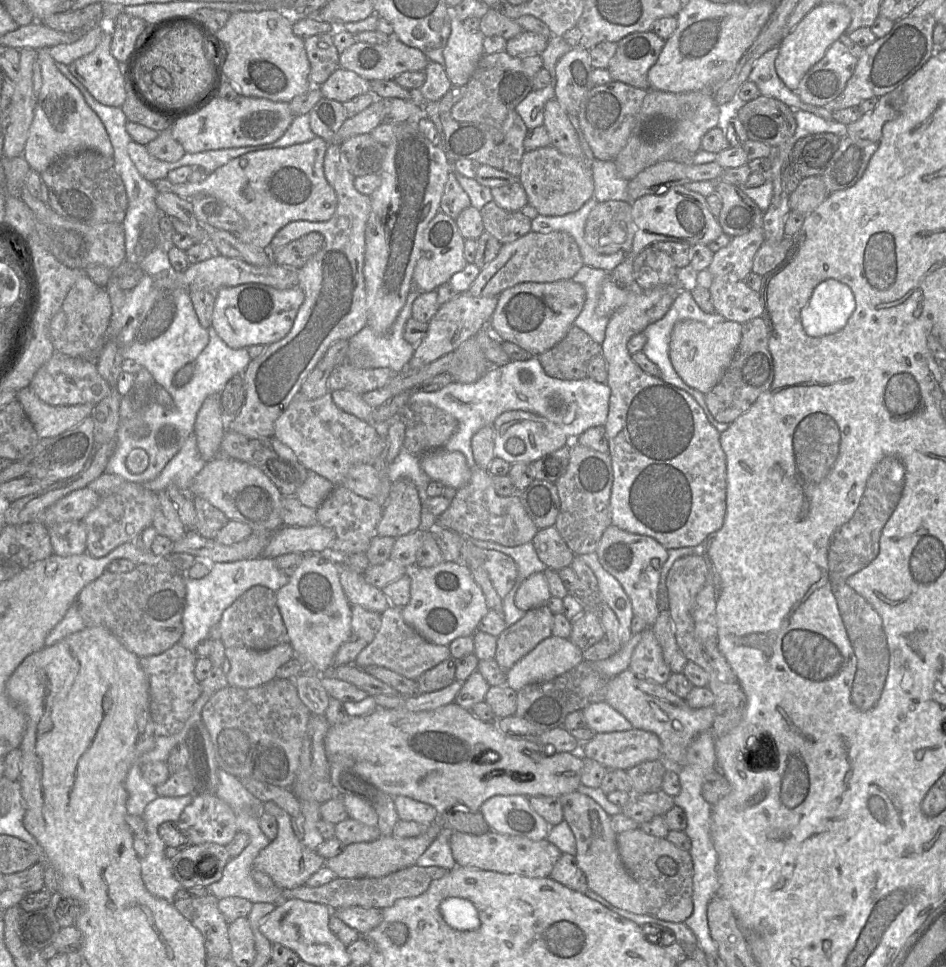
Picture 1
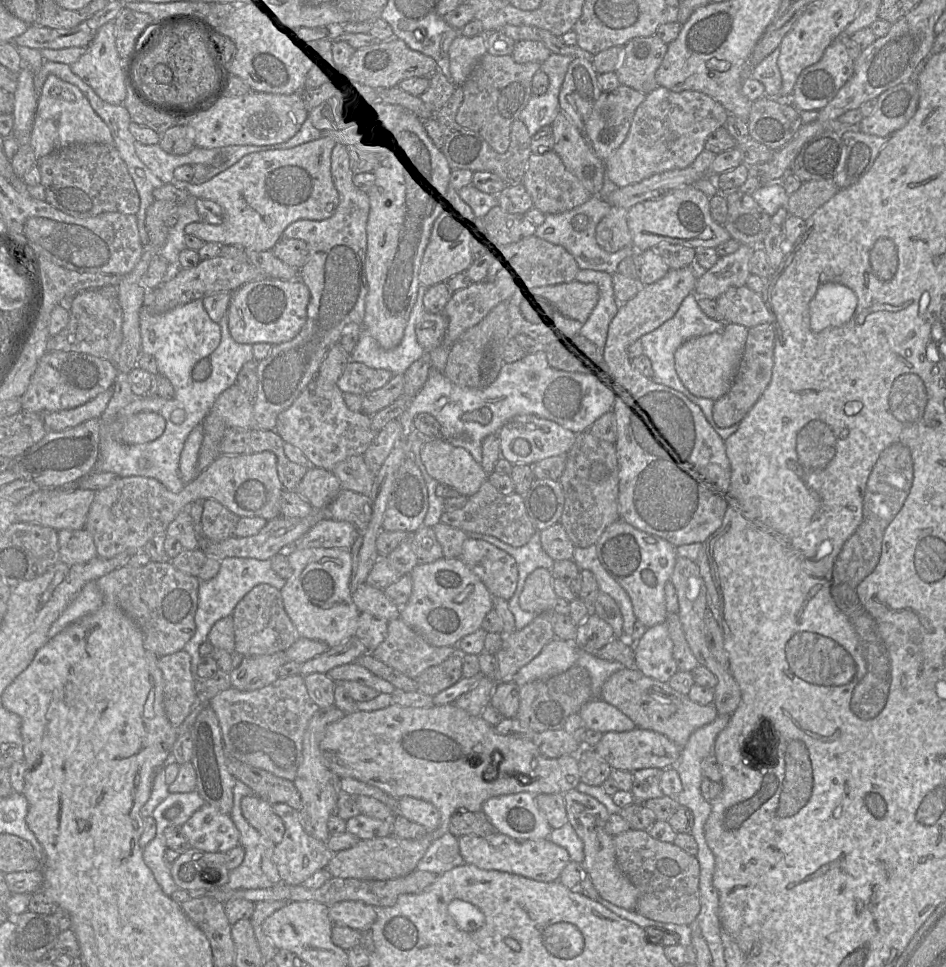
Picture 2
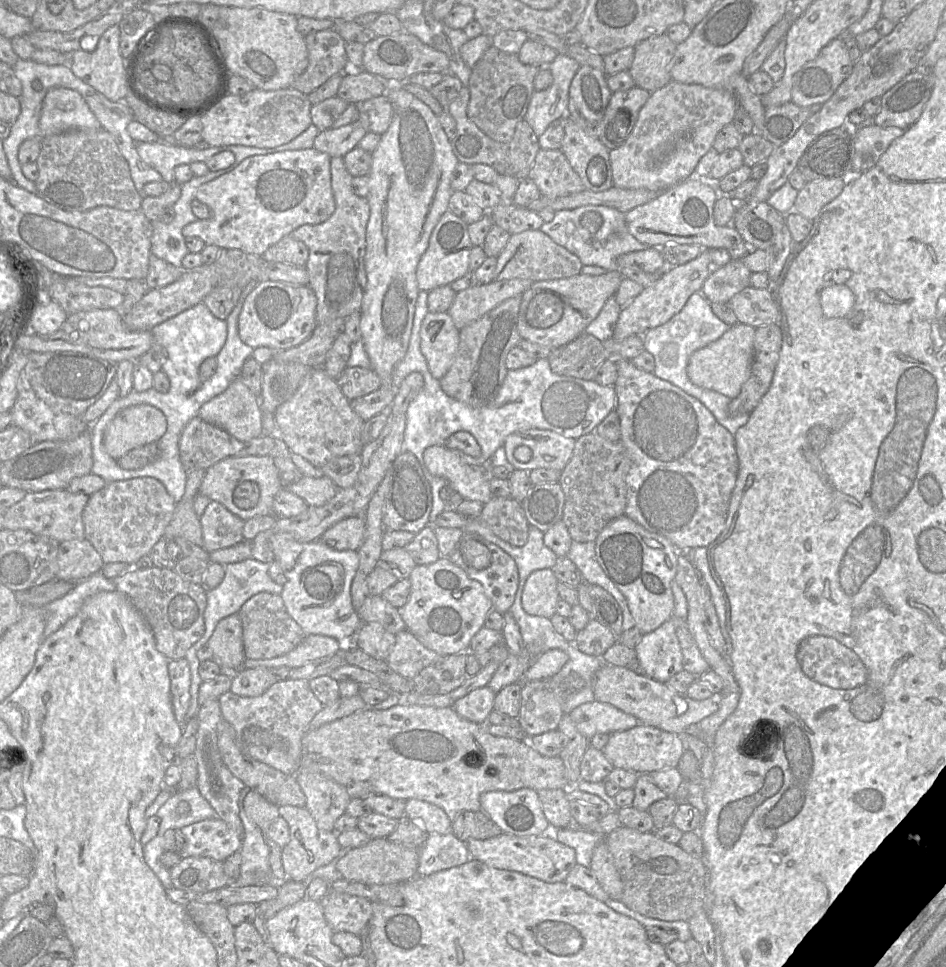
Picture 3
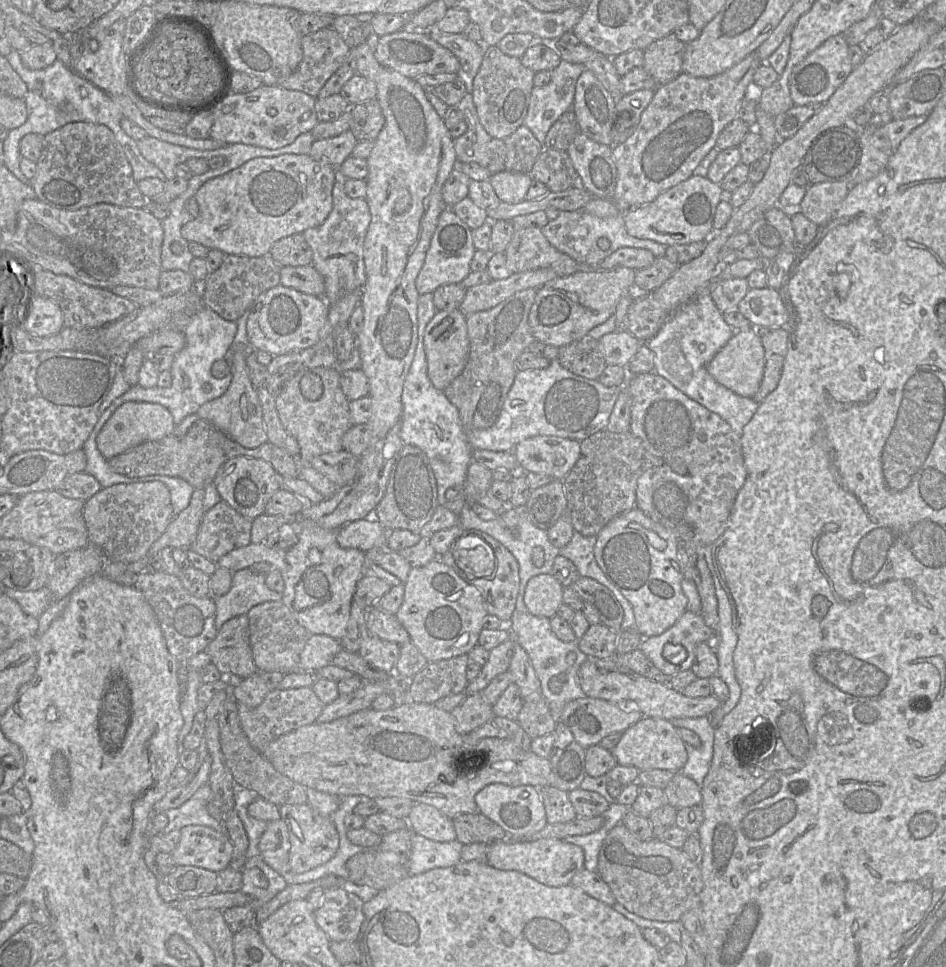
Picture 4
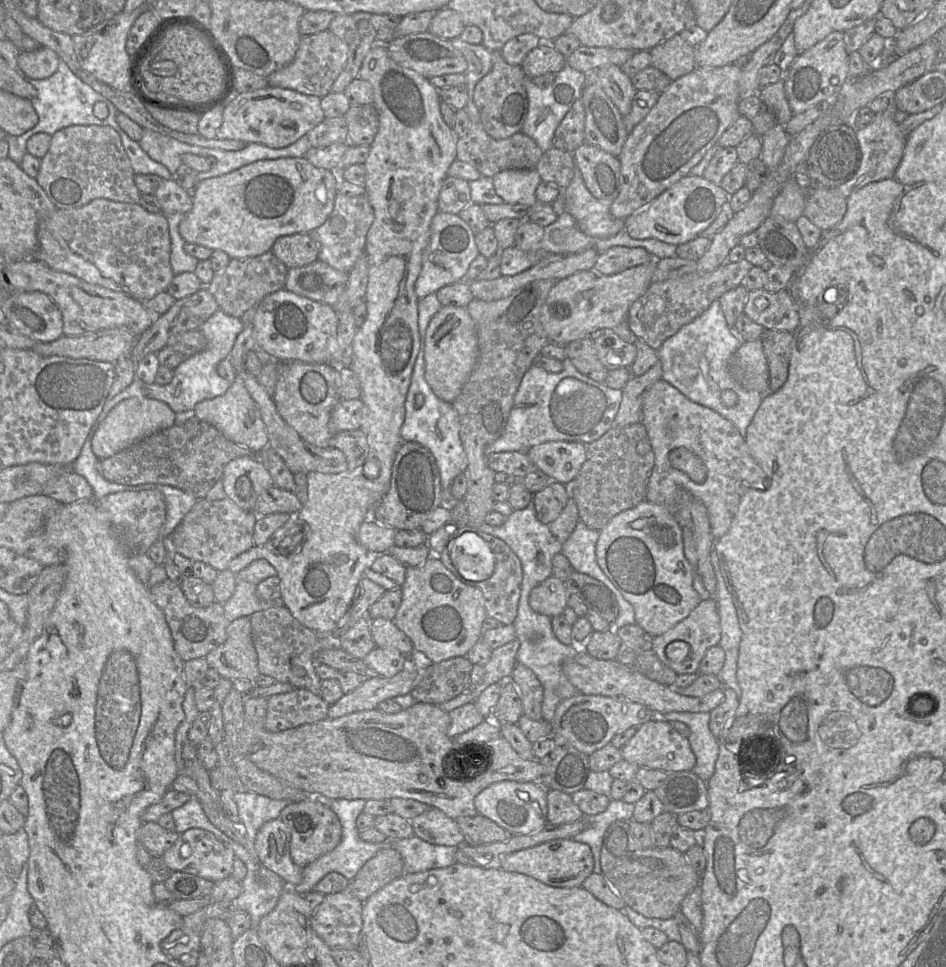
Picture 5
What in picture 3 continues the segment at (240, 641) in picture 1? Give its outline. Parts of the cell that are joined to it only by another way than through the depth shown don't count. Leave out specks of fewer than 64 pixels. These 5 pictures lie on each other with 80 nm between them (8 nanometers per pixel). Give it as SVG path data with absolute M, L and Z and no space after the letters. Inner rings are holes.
M260 592L248 599L237 613L243 627L243 645L246 659L271 659L282 656L308 636L289 615L281 595Z

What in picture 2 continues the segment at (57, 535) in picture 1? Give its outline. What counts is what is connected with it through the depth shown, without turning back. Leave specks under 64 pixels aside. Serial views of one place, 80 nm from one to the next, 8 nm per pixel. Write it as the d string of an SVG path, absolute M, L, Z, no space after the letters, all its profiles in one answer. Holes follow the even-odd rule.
M86 529L59 530L57 535L60 562L83 564L97 557L92 535Z

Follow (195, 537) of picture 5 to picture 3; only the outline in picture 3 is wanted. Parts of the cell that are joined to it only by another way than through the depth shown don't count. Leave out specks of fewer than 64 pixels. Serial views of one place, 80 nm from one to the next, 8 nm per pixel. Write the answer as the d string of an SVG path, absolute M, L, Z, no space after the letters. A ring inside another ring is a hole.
M211 501L200 517L204 545L210 554L243 542L245 521L231 513L221 503Z

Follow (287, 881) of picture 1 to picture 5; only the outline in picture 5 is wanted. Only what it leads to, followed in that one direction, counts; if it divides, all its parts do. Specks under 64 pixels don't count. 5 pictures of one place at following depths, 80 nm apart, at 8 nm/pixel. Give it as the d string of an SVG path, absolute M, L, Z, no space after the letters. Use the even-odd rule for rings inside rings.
M311 797L298 803L291 803L282 810L280 818L291 831L292 861L301 868L335 849L342 839L340 820L328 805L328 801Z

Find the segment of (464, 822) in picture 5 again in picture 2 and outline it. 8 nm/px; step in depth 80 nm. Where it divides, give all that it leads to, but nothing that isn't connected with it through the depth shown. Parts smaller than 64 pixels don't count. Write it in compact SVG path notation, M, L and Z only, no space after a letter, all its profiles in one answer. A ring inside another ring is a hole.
M457 810L450 818L448 832L456 837L491 836L498 833L489 818L480 810Z

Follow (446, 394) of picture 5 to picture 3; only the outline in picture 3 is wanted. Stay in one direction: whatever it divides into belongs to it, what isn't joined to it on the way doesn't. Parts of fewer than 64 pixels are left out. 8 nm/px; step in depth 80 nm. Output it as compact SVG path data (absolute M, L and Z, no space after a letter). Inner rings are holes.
M429 312L420 330L420 347L432 376L440 380L451 367L459 345L460 330L447 312Z

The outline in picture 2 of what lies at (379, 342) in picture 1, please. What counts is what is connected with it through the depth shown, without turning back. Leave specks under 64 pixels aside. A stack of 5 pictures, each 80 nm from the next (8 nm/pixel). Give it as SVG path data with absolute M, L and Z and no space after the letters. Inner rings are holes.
M421 286L409 316L401 343L393 349L386 350L362 329L357 345L348 356L348 362L359 362L374 369L390 371L394 376L404 374L410 365L422 357L425 350L418 343L415 328L424 315L423 297L427 288Z

